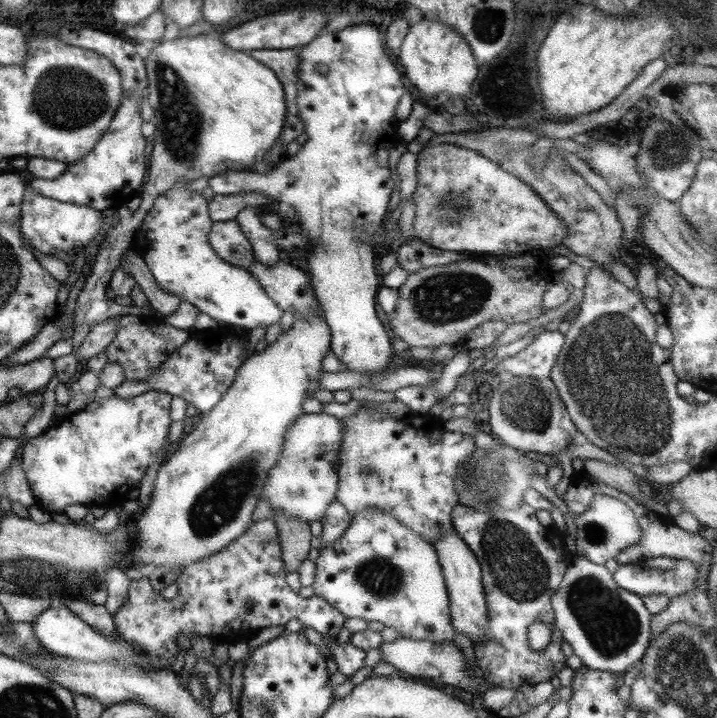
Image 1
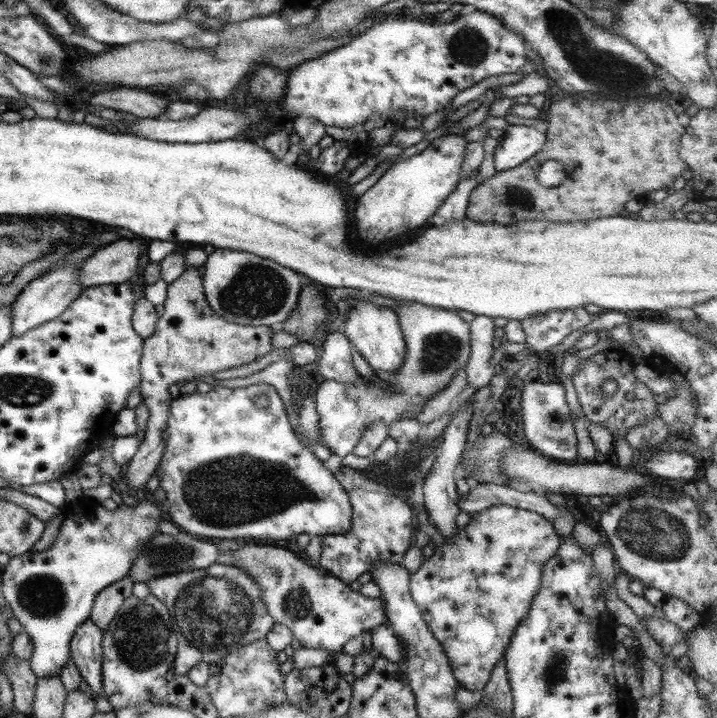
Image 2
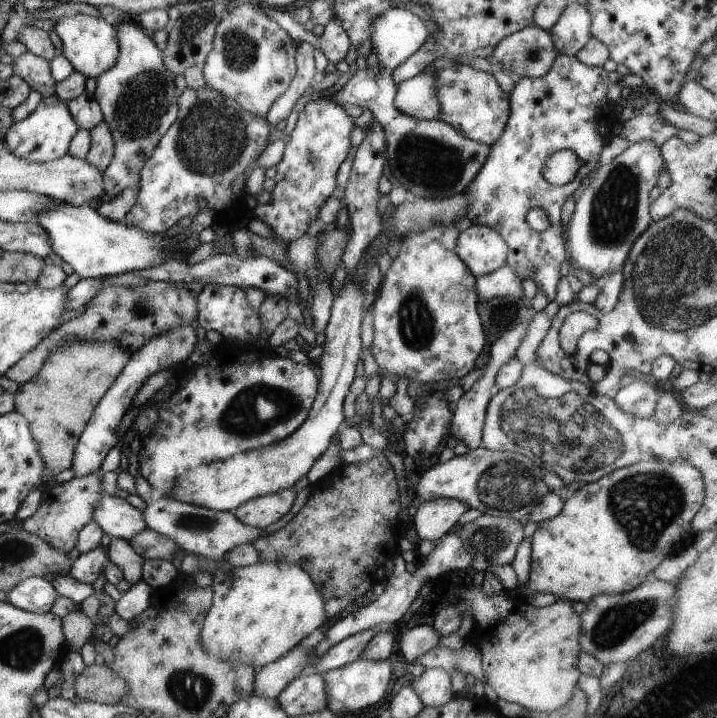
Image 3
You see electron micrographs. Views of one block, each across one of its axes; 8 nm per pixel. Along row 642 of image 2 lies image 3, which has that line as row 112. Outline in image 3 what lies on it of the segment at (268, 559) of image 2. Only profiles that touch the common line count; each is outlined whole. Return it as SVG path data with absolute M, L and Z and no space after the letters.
M327 92L321 94L316 100L311 100L300 112L296 127L286 140L282 160L271 169L271 176L275 181L275 188L271 192L271 201L267 205L258 204L254 208L254 217L270 226L274 230L274 237L288 244L306 235L310 224L319 218L320 207L336 192L336 173L352 147L350 132L354 125L354 118L346 113L342 105L336 104L330 99Z

